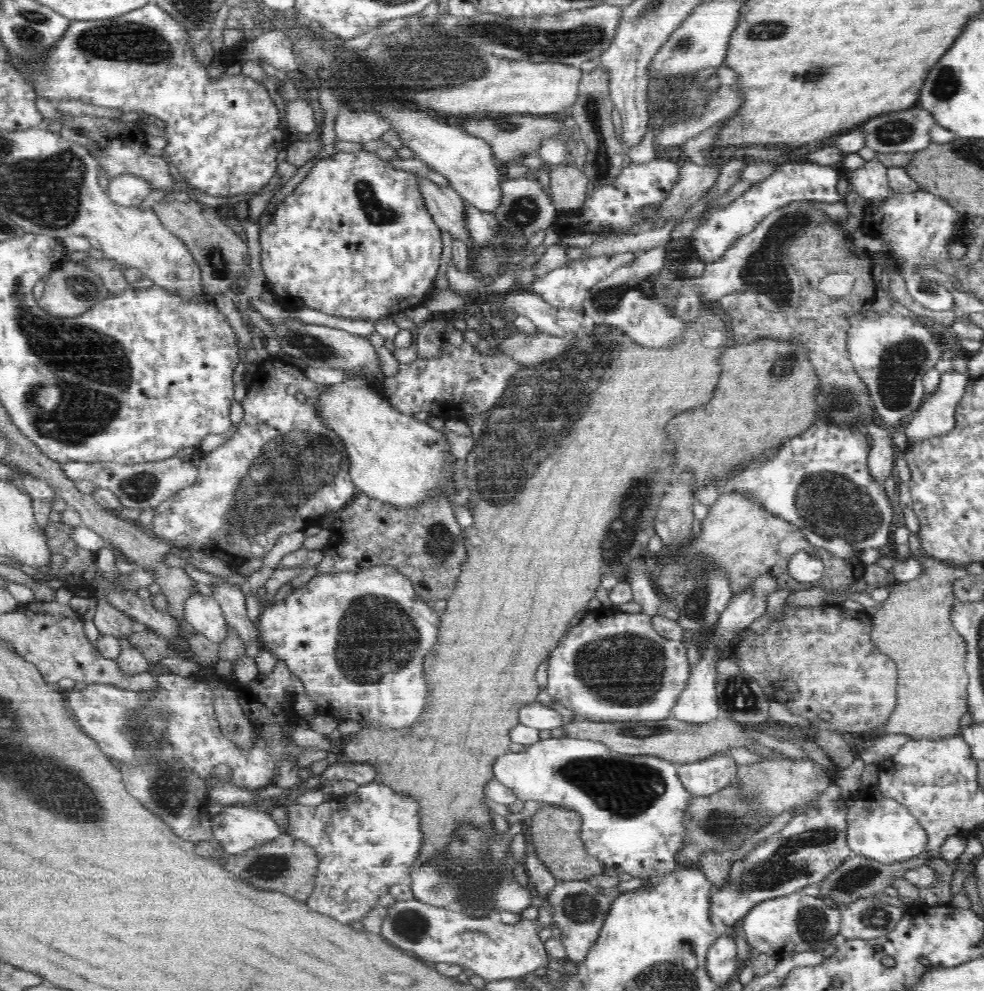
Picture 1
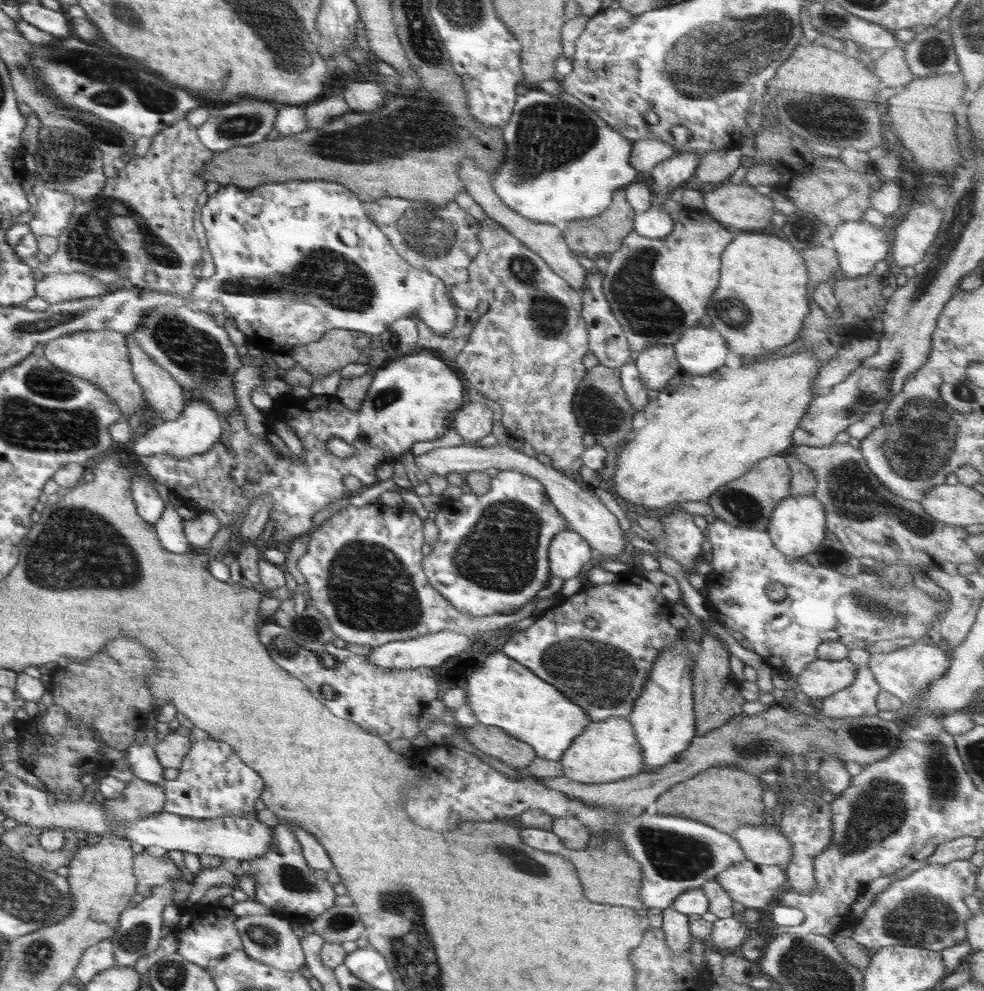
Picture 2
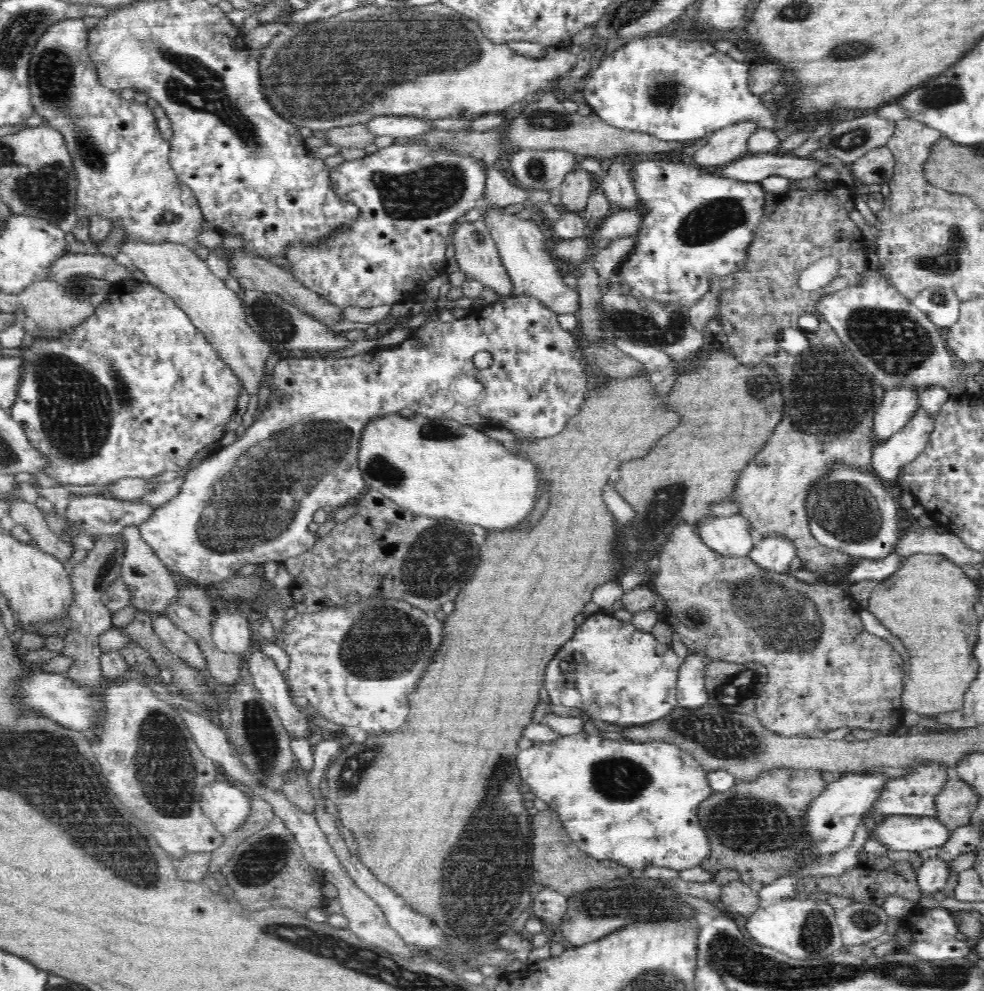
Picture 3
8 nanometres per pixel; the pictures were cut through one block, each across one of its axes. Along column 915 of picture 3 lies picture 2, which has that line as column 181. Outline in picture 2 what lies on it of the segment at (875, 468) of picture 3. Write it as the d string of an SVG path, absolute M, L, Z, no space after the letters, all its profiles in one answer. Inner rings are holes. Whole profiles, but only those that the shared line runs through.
M189 397L186 409L177 420L164 422L136 440L133 448L134 454L137 457L168 454L168 456L174 456L174 459L186 459L196 454L204 454L223 434L218 417L206 401Z

